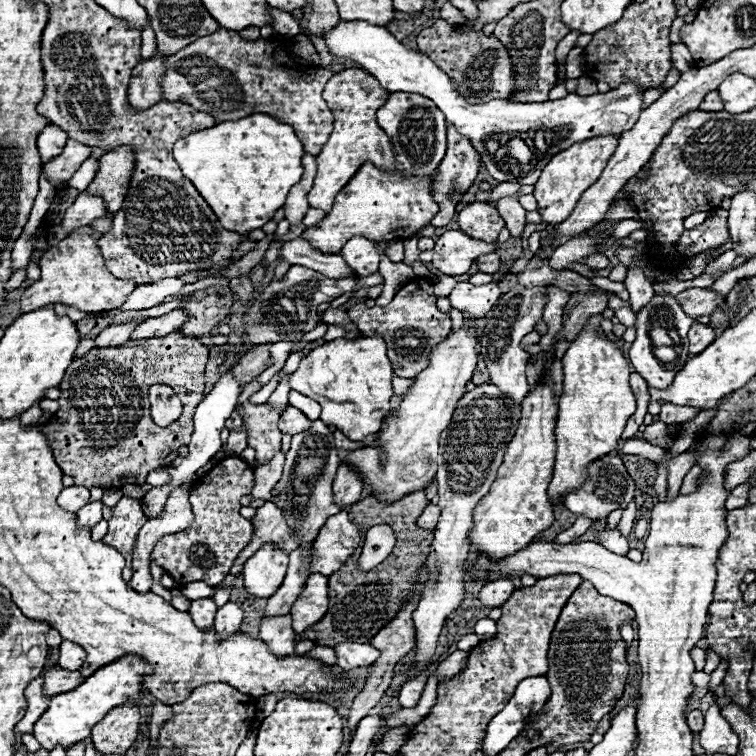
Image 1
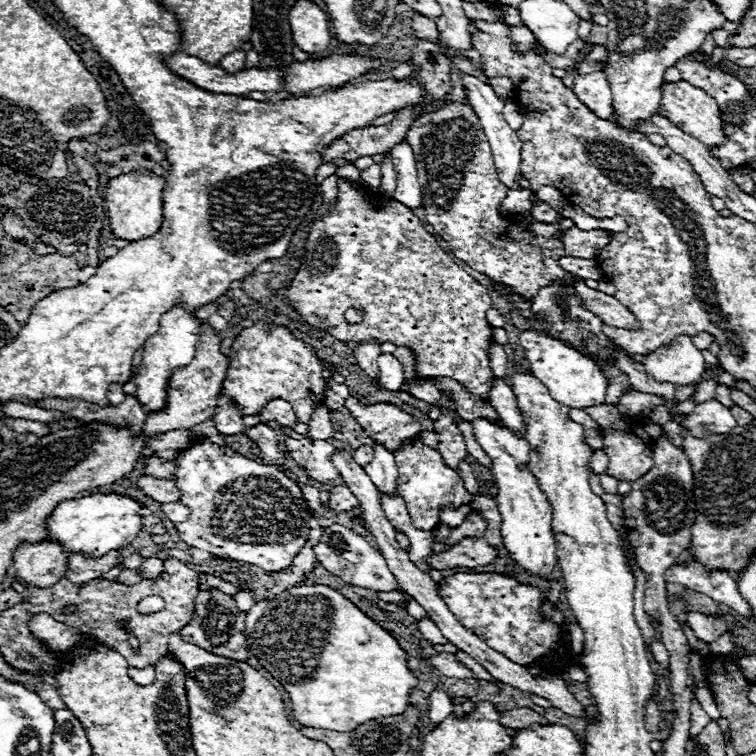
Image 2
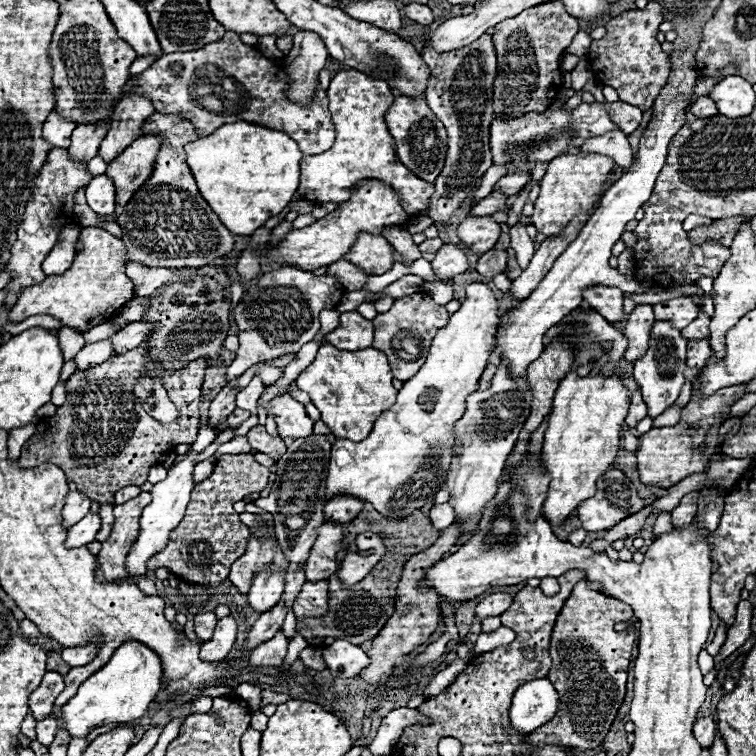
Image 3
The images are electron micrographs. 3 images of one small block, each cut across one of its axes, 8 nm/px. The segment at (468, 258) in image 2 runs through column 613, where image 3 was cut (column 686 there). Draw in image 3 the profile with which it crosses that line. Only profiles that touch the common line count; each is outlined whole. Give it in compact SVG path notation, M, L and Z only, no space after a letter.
M680 296L674 300L666 300L660 304L654 304L654 316L656 320L670 320L674 328L682 330L698 316L698 306L690 296Z

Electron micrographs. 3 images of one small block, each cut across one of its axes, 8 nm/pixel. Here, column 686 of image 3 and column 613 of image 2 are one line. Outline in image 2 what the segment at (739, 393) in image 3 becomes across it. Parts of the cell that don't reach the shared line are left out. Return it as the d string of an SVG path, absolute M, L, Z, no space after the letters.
M600 404L600 408L584 408L586 414L590 414L602 428L602 436L604 436L604 448L608 454L608 468L606 474L614 476L616 480L628 480L634 482L638 478L642 478L654 464L652 460L652 436L648 432L644 432L644 426L634 426L636 420L626 420L616 404Z

